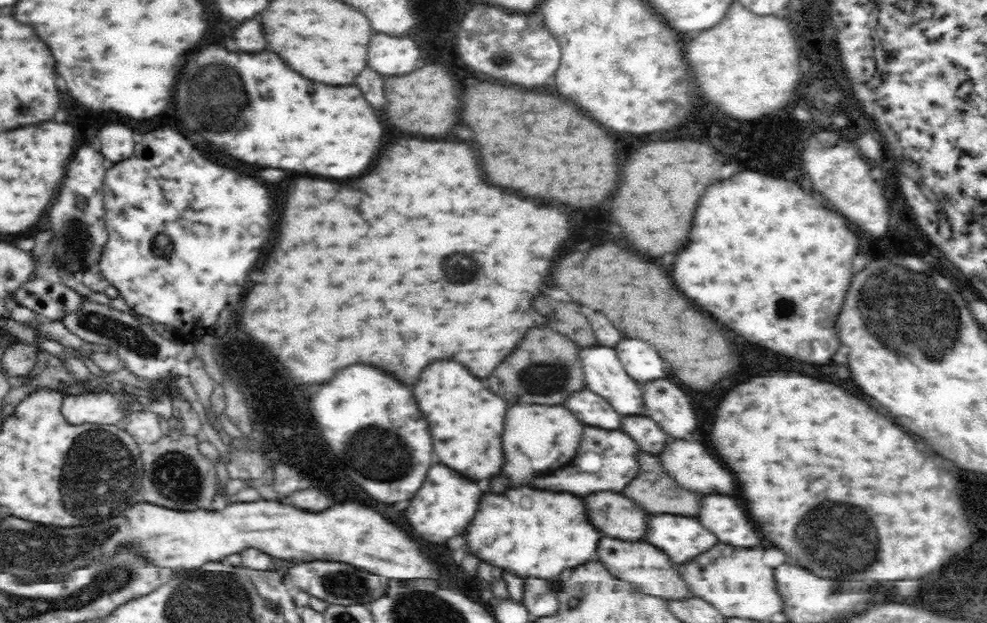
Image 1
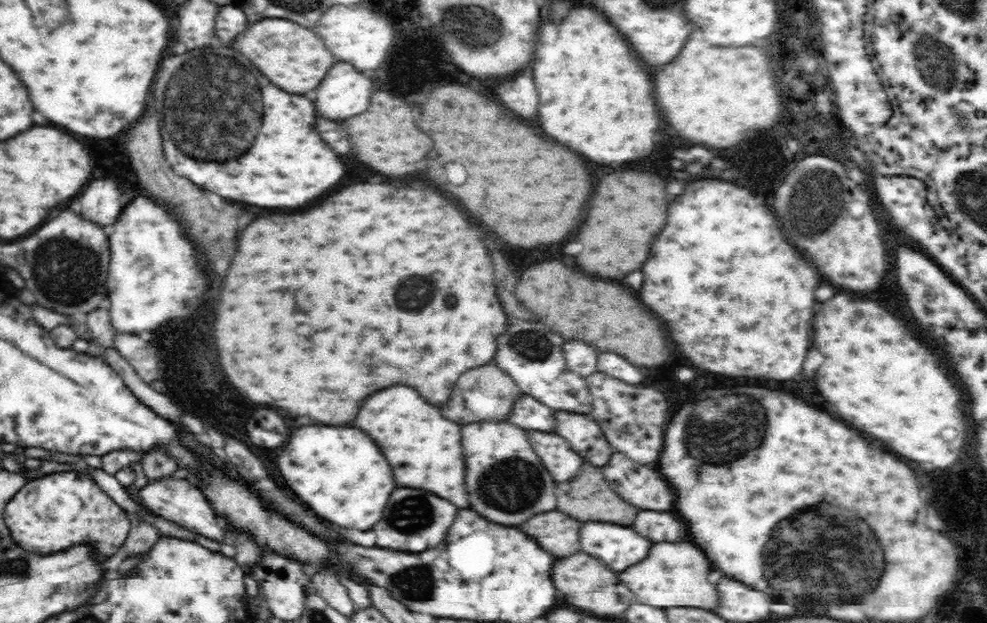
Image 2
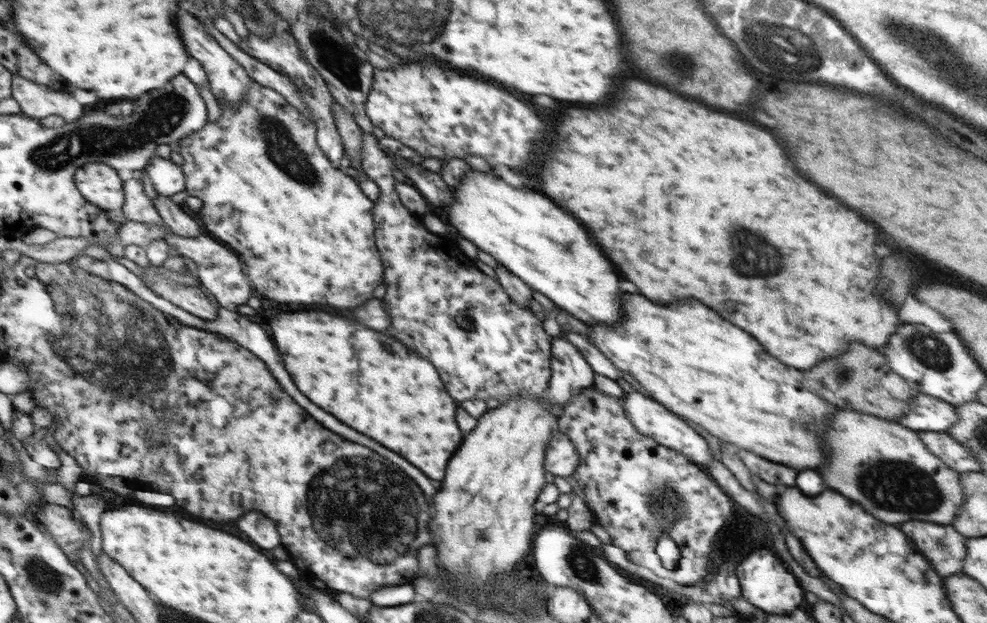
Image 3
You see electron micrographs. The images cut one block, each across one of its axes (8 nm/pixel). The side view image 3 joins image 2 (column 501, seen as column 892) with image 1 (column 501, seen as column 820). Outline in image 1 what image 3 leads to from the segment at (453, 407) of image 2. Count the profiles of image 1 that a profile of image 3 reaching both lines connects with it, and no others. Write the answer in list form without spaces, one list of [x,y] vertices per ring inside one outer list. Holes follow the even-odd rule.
[[[542,326],[528,332],[528,336],[524,336],[524,344],[519,346],[516,352],[512,352],[512,356],[508,356],[508,360],[504,360],[504,364],[500,364],[500,368],[496,368],[496,372],[492,372],[492,376],[486,378],[488,388],[492,388],[492,392],[500,392],[500,396],[504,396],[510,404],[526,402],[526,404],[562,405],[570,394],[584,389],[583,365],[579,361],[580,347],[566,336],[562,336],[562,332],[554,330],[551,326]]]

